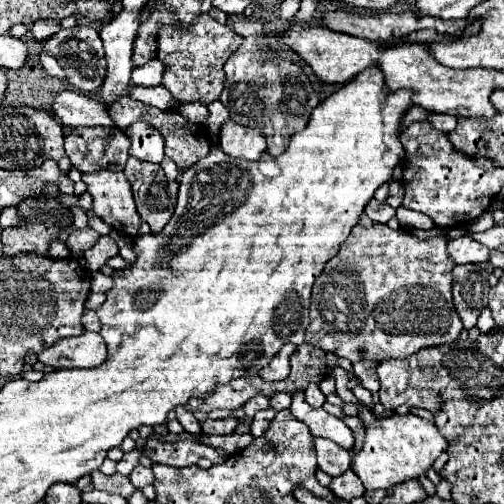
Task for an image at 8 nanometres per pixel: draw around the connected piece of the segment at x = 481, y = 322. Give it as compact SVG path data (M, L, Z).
M485 307L481 312L476 326L481 333L486 333L496 327L495 321L491 315L491 310L488 307Z

